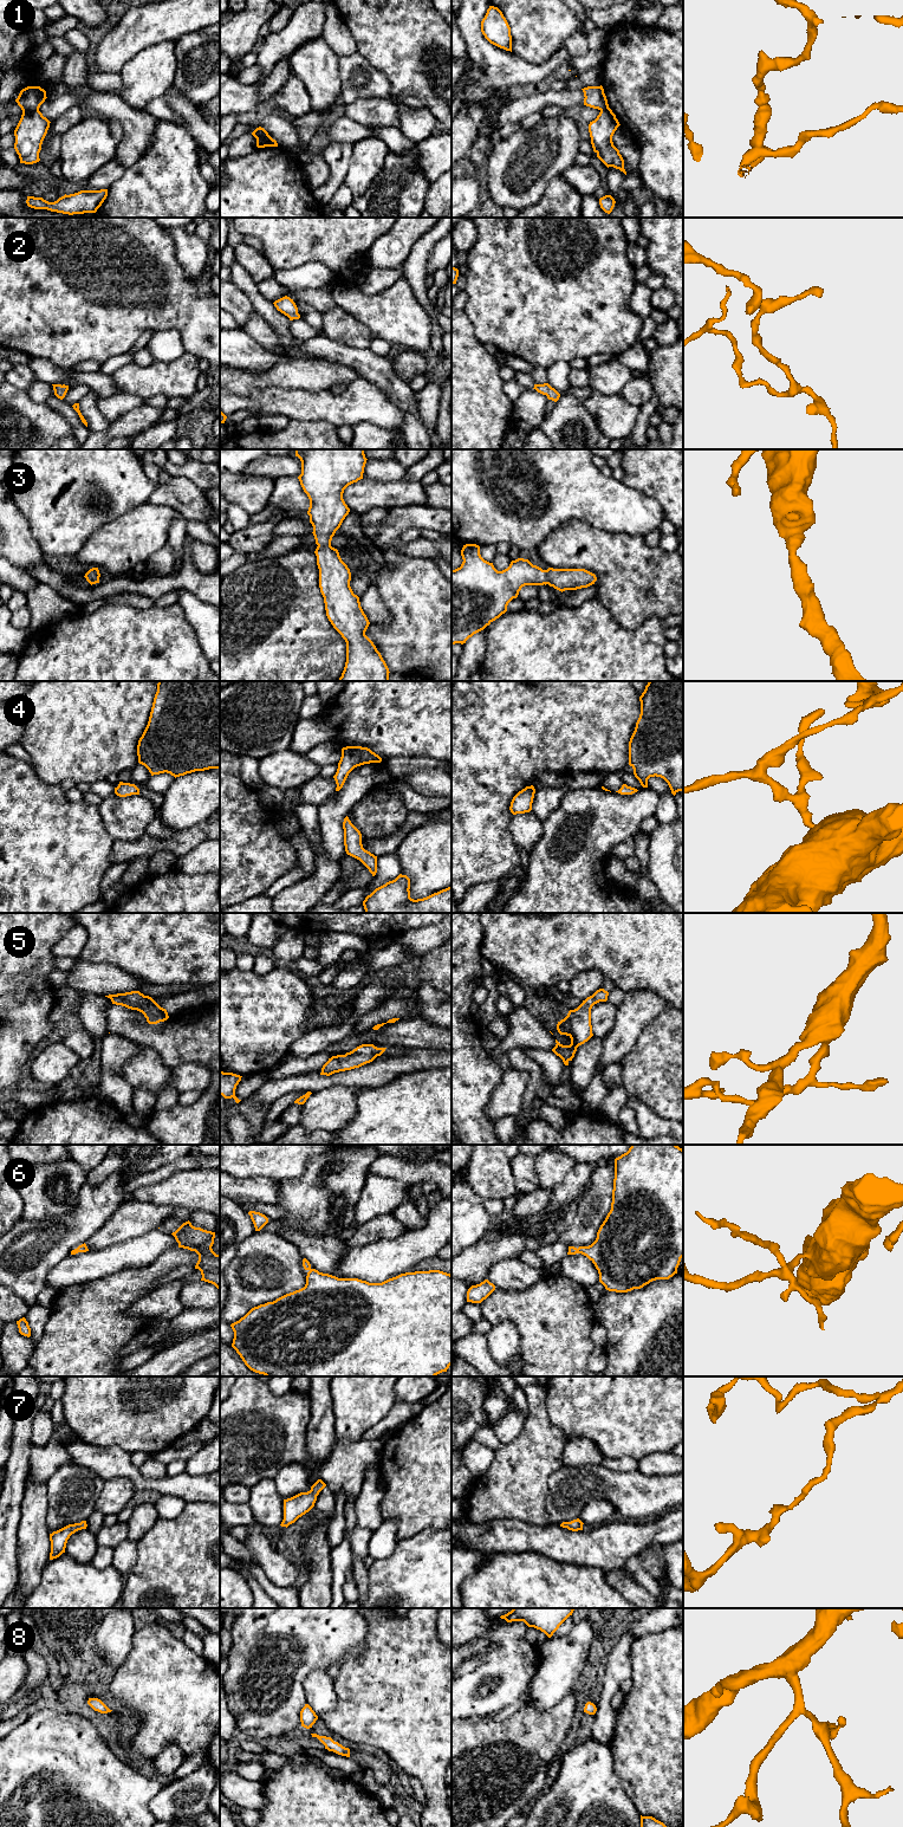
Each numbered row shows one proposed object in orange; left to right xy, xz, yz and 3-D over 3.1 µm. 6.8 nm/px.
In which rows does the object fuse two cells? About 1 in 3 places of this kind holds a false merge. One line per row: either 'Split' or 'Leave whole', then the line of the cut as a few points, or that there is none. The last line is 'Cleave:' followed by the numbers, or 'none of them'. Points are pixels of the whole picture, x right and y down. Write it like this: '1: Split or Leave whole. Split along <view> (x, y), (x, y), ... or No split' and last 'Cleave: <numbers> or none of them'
1: Split. Split along xy (38, 109), (23, 112)
2: Leave whole. No split
3: Leave whole. No split
4: Leave whole. No split
5: Leave whole. No split
6: Leave whole. No split
7: Leave whole. No split
8: Leave whole. No split
Cleave: 1

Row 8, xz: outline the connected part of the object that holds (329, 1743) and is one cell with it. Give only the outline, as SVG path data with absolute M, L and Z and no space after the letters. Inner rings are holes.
M317 1734L311 1735L312 1737L317 1737L325 1745L325 1749L327 1749L329 1751L333 1751L338 1755L350 1757L350 1749L343 1747L338 1742L334 1742L331 1737L319 1736Z

